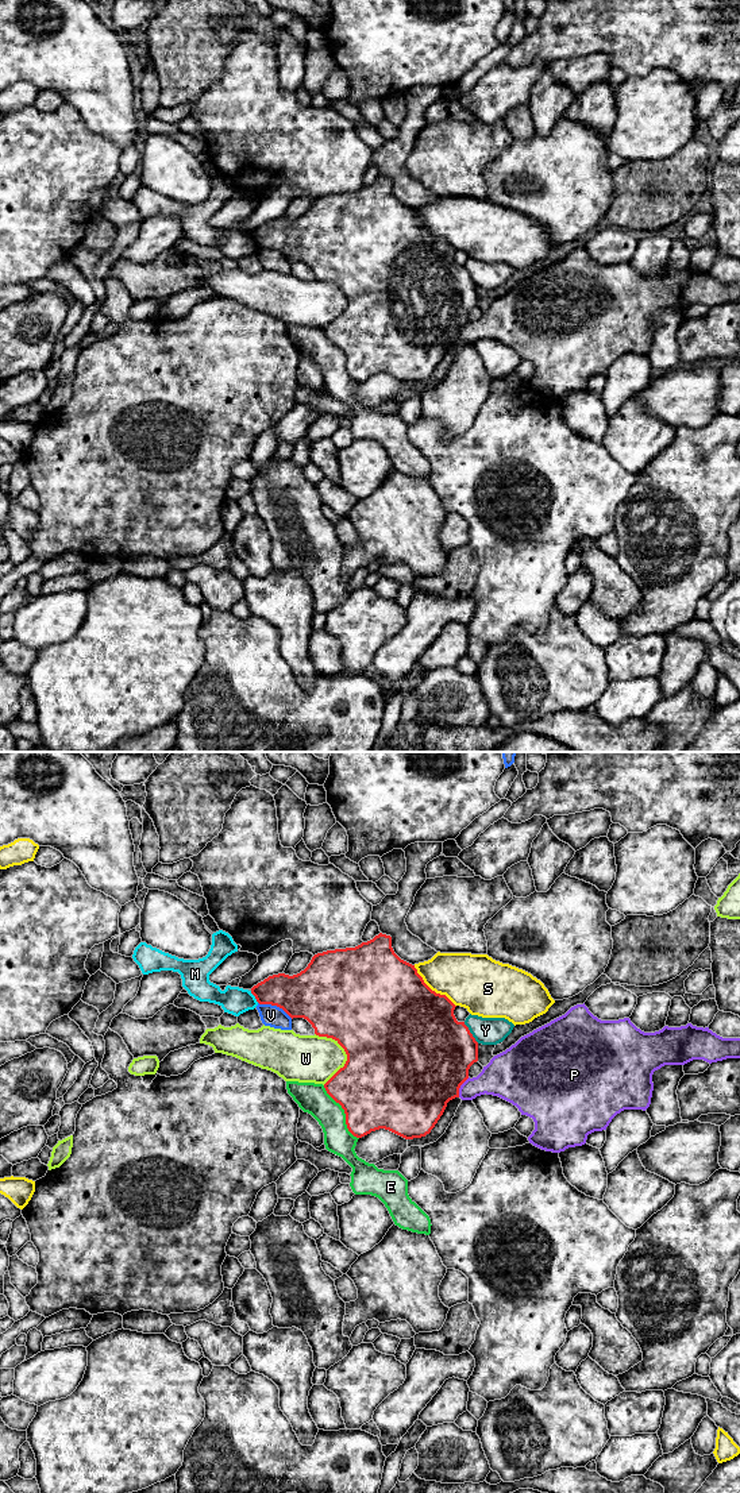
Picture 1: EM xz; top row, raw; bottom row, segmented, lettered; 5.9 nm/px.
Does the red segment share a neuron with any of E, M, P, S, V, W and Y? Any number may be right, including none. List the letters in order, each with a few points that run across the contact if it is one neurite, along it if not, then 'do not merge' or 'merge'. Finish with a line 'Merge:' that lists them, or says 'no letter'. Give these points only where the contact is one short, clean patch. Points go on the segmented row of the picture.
E: do not merge
M: line xz (250, 991), (258, 1002); do not merge
P: do not merge
S: do not merge
V: do not merge
W: do not merge
Y: do not merge
Merge: no letter

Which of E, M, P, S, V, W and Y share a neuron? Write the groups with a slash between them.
E / M / P / S / V / W / Y

